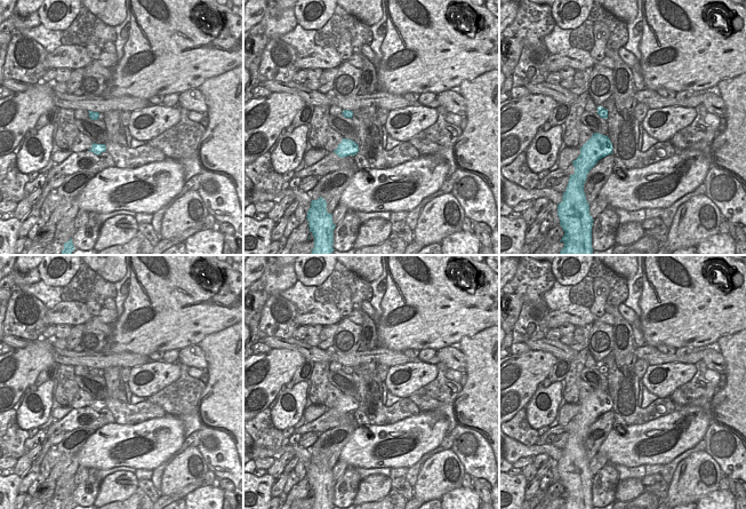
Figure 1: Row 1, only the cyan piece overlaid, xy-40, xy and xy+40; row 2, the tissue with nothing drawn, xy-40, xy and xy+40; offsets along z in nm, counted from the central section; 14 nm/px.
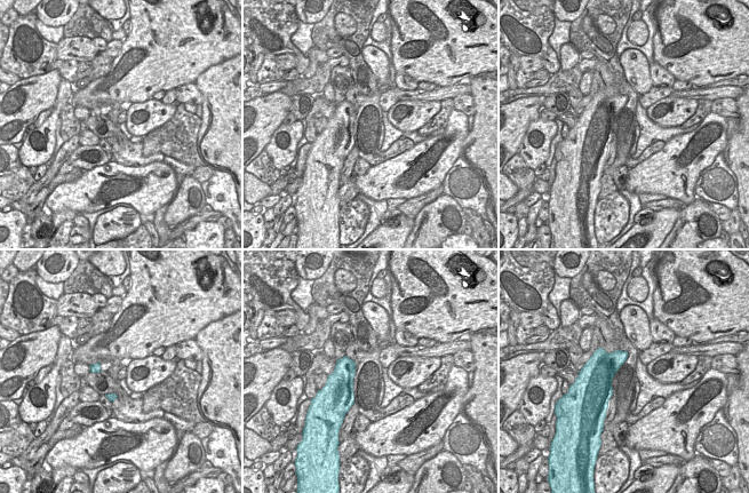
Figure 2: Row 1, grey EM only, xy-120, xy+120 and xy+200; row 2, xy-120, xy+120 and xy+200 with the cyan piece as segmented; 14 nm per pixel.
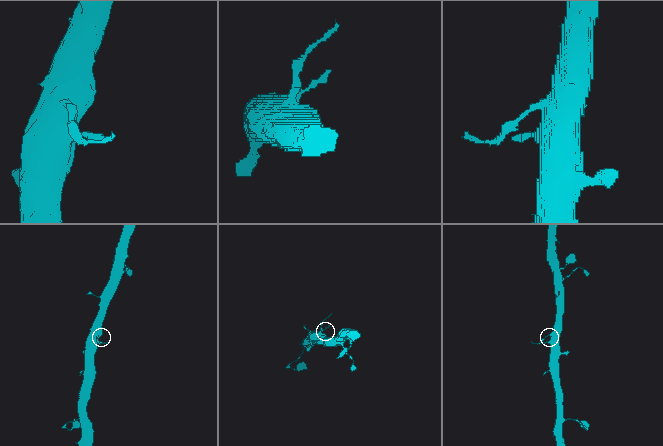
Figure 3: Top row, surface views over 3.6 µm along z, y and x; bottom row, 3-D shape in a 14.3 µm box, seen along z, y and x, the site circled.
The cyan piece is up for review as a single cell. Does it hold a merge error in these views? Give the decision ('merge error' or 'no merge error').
no merge error

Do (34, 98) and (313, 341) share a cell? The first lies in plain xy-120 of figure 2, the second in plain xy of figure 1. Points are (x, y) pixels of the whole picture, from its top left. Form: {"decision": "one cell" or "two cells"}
{"decision": "two cells"}

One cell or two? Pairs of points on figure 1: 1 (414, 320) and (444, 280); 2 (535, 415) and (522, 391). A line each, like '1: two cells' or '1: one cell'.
1: one cell
2: two cells

